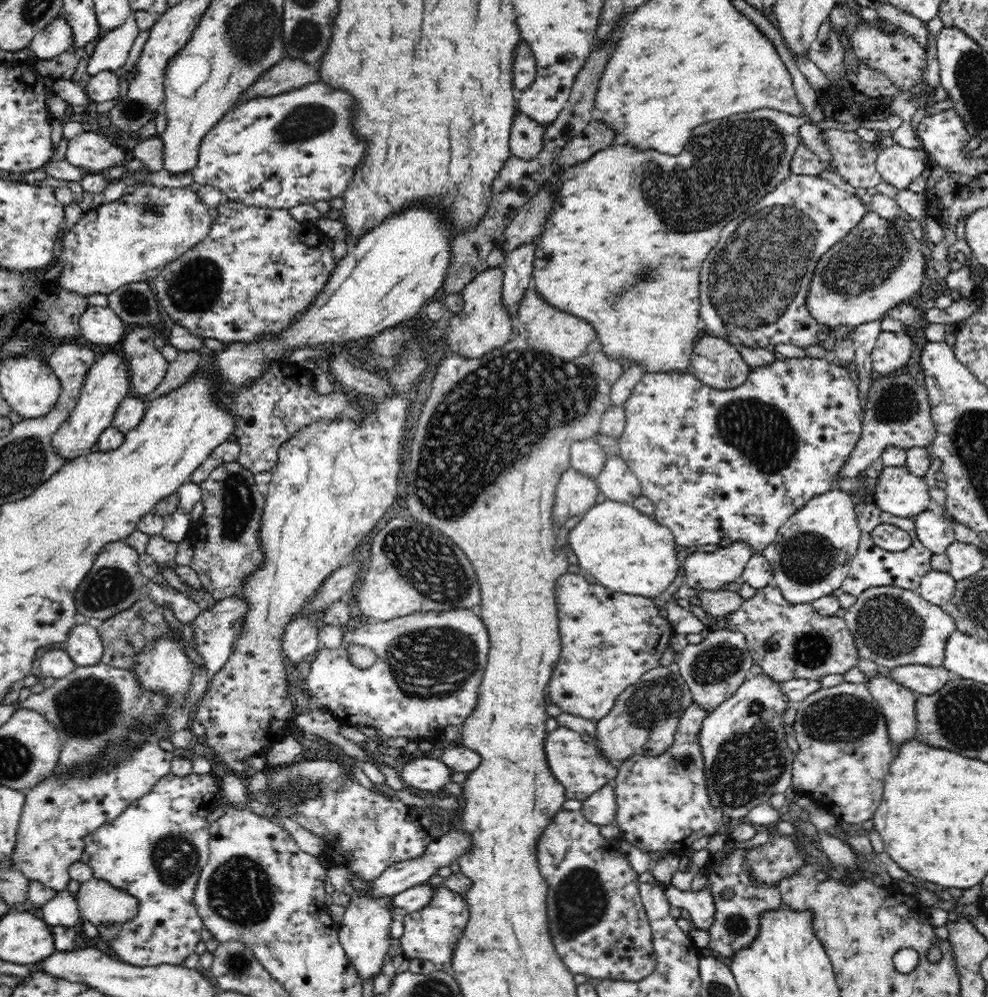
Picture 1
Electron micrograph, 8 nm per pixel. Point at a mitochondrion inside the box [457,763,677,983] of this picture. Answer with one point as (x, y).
(576, 906)

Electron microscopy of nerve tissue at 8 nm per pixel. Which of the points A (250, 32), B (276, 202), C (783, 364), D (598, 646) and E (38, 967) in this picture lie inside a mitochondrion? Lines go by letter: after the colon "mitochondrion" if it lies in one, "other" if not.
A: mitochondrion
B: other
C: other
D: mitochondrion
E: other

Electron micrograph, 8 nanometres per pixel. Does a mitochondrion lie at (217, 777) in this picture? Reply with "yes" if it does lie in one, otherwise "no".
no

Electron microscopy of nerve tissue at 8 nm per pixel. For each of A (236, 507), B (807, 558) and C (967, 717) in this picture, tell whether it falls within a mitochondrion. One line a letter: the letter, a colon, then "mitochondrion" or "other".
A: mitochondrion
B: mitochondrion
C: mitochondrion

